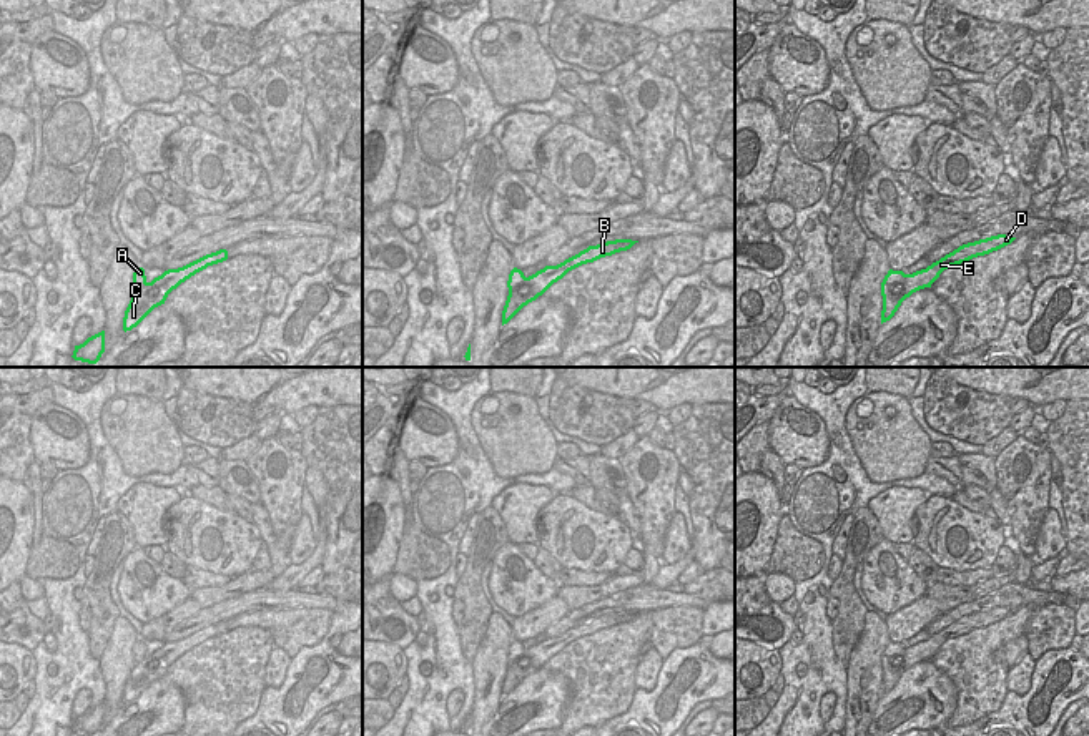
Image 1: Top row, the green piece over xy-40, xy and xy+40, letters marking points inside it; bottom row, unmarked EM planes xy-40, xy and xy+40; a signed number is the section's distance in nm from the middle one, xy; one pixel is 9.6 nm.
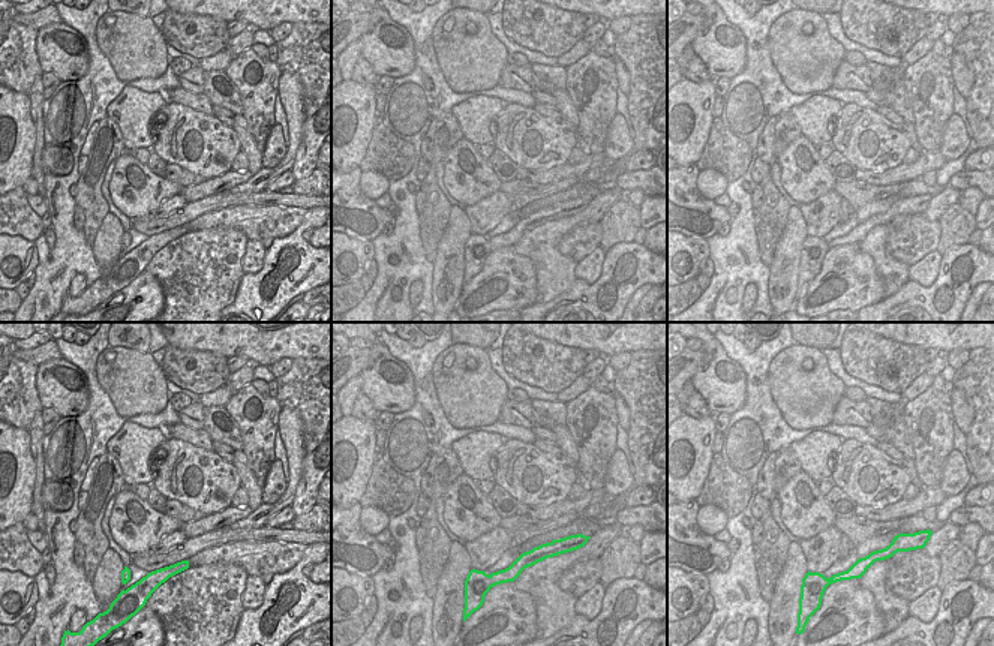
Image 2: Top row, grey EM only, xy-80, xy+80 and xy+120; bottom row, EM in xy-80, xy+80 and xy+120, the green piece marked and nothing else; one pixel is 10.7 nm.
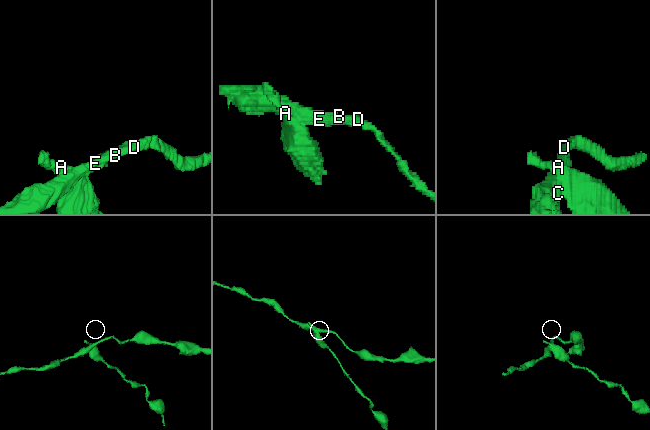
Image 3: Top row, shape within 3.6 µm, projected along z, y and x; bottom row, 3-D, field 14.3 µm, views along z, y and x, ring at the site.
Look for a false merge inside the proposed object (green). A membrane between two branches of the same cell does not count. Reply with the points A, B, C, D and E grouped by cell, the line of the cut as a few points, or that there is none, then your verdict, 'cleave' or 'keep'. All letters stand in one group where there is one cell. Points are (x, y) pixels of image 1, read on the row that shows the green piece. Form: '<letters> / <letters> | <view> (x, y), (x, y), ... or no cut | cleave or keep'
A / B C D E | xy (526, 278), (509, 294) | cleave

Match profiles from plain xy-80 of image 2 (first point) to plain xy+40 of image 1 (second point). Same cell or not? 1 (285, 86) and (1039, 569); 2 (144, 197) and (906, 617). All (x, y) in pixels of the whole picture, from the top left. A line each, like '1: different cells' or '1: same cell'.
1: same cell
2: different cells

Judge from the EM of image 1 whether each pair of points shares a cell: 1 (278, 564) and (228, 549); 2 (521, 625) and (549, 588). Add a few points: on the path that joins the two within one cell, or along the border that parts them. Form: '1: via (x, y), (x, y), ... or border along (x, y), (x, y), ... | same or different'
1: border along (251, 522), (263, 545) | different
2: border along (556, 595), (514, 618) | different

